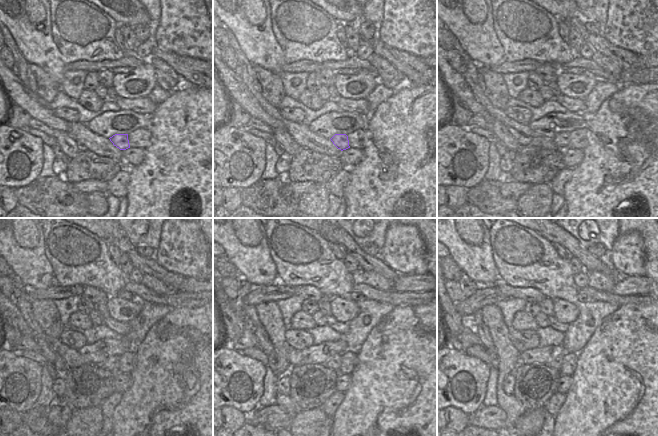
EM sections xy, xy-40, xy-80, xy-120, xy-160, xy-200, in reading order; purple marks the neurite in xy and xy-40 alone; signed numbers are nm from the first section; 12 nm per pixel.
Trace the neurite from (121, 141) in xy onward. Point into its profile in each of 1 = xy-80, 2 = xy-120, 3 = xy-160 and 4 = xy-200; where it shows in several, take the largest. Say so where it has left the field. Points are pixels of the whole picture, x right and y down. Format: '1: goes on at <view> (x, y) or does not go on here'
1: goes on at xy-80 (562, 139)
2: goes on at xy-120 (112, 364)
3: goes on at xy-160 (334, 363)
4: goes on at xy-200 (556, 361)

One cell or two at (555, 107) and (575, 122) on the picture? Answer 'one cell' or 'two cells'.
two cells

